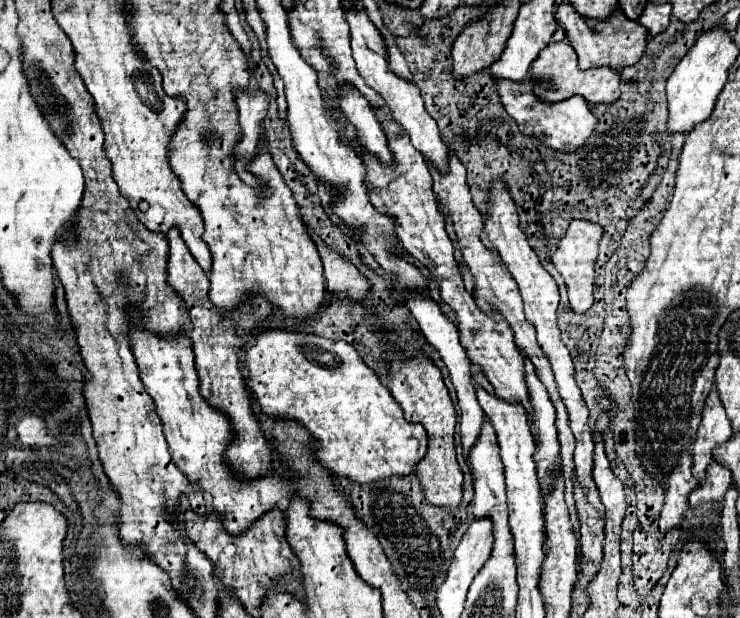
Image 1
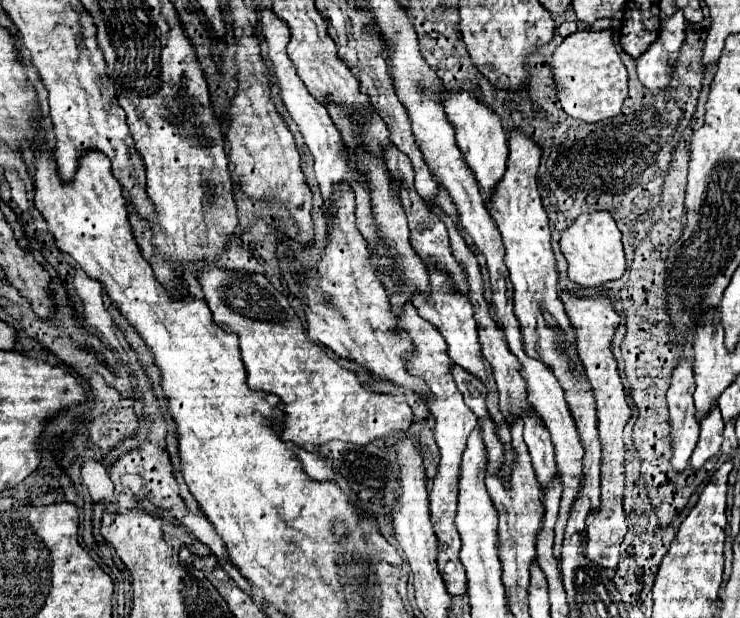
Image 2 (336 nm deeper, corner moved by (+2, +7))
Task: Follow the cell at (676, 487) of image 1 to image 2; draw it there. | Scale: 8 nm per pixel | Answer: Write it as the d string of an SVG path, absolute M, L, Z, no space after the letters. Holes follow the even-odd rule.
M684 358L672 372L672 384L668 390L668 410L672 424L672 466L684 470L690 462L690 454L696 448L700 424L694 416L694 370L692 360Z

